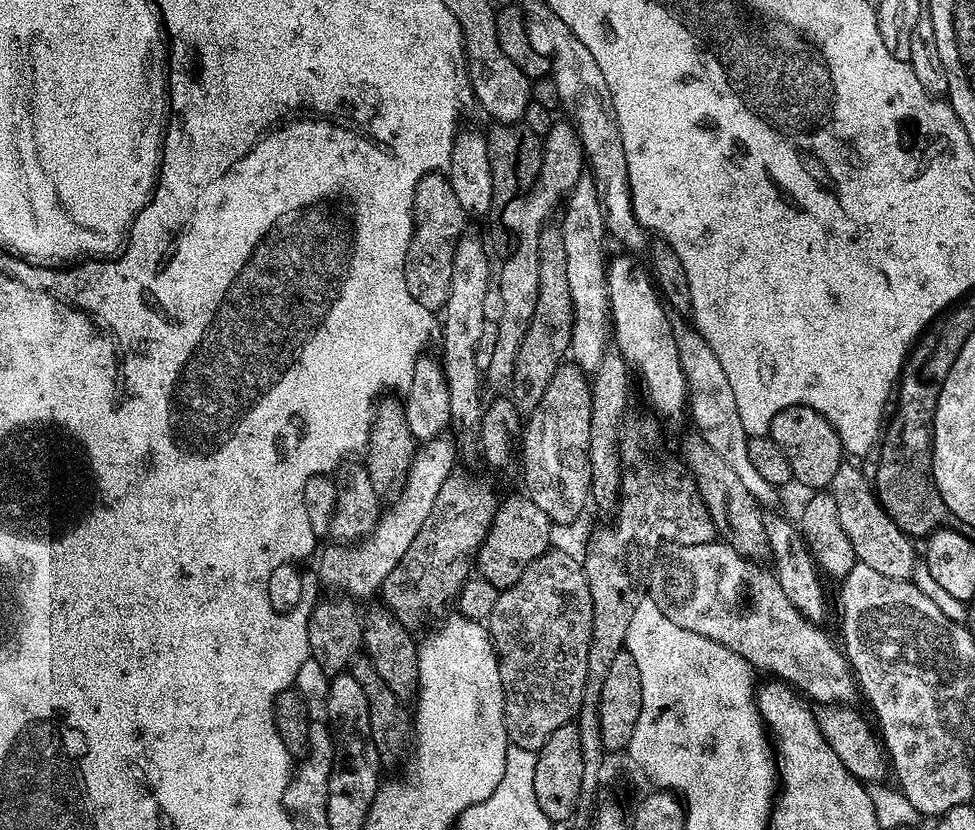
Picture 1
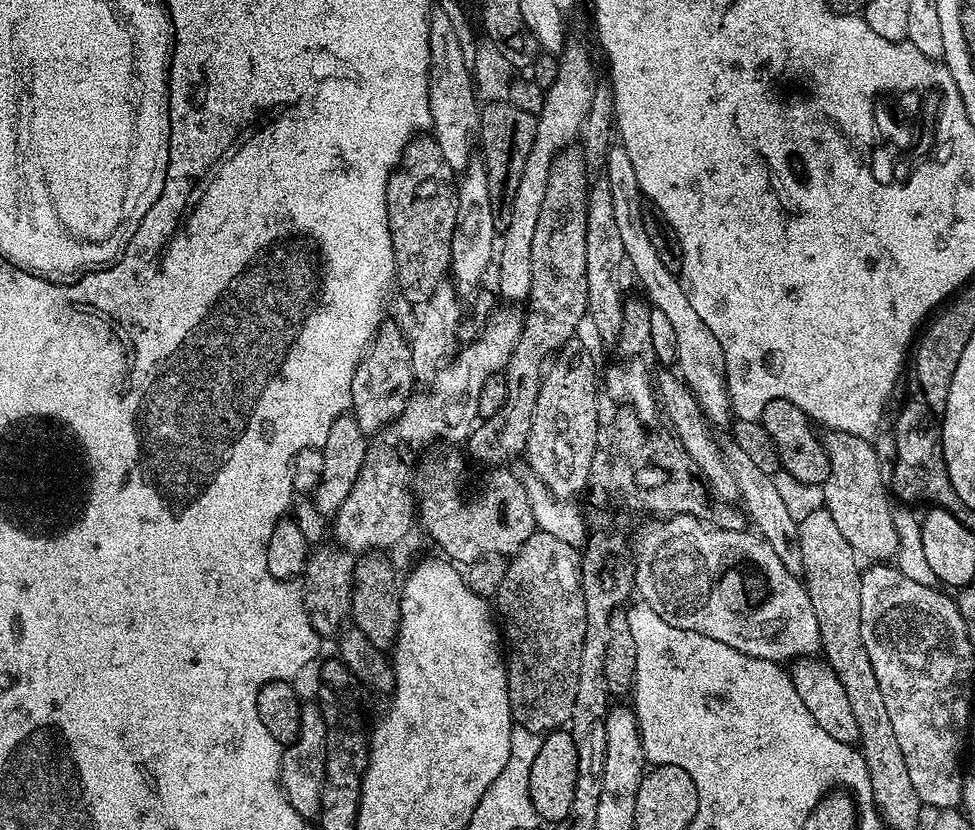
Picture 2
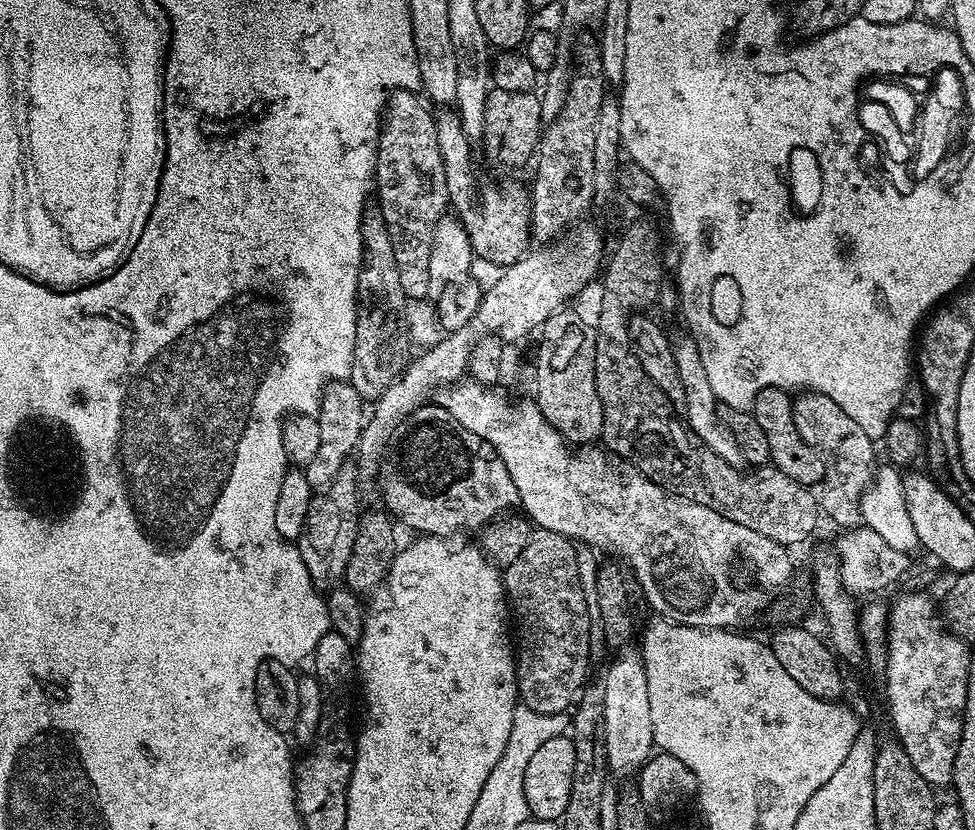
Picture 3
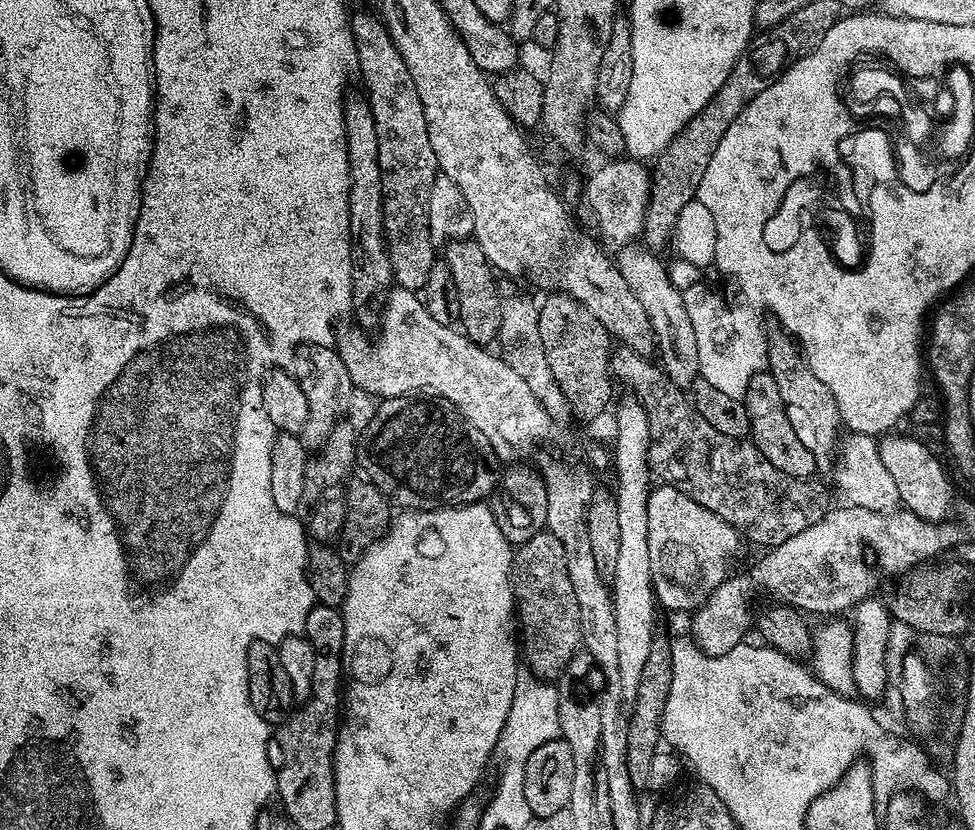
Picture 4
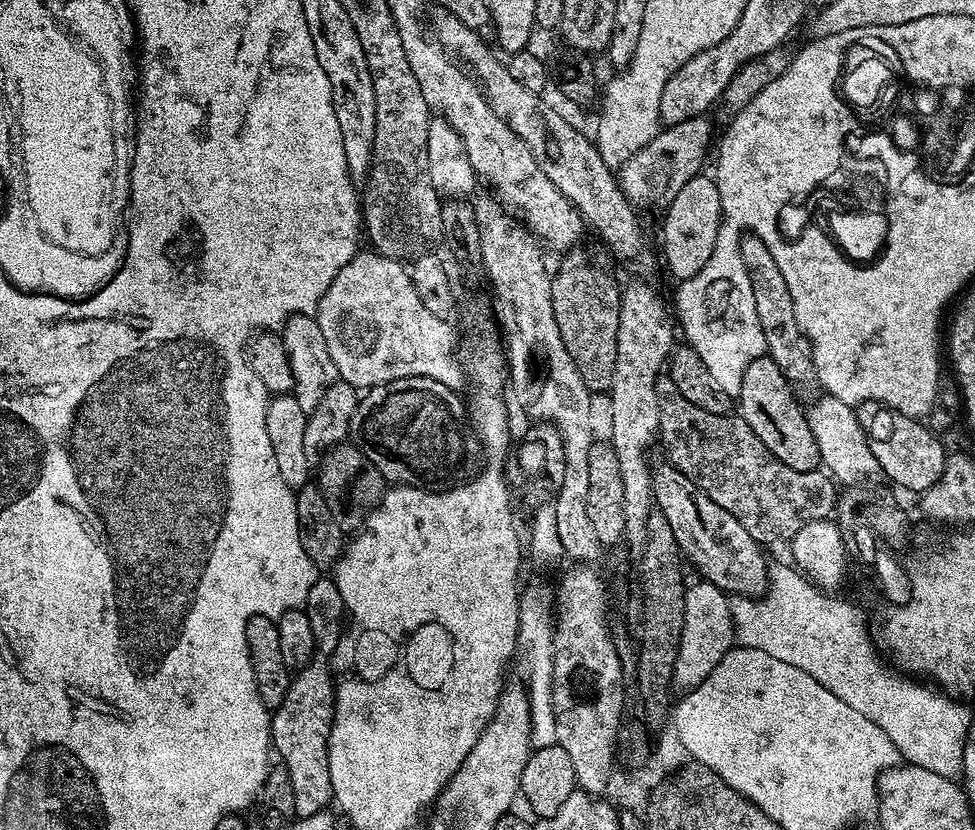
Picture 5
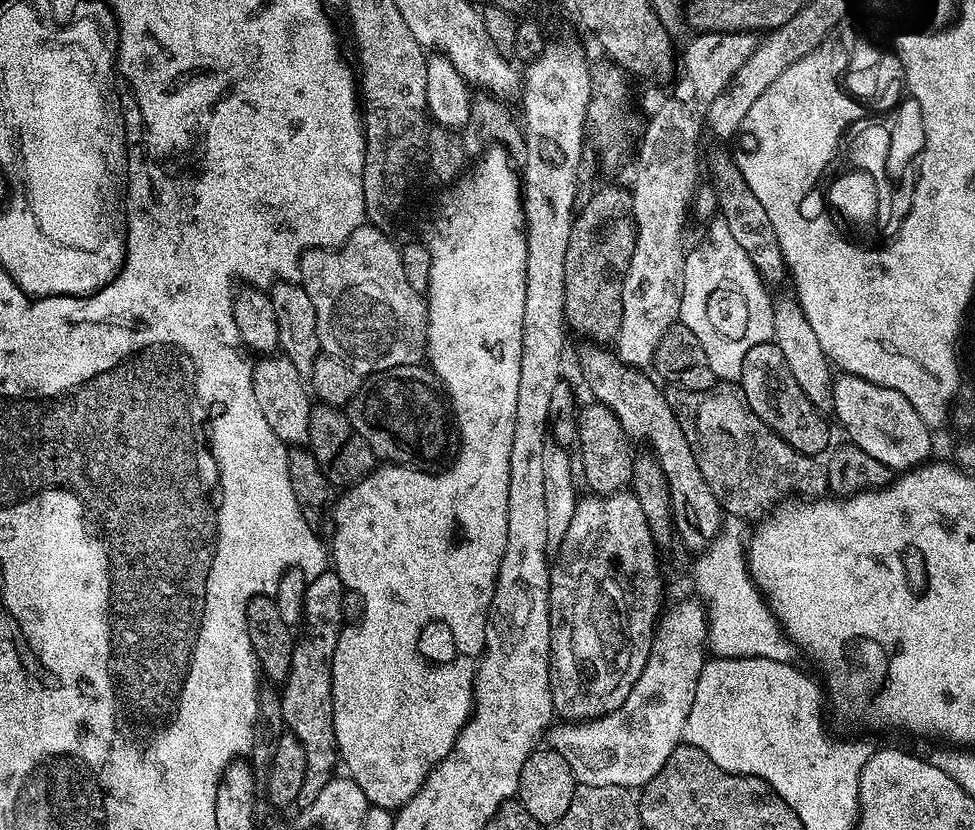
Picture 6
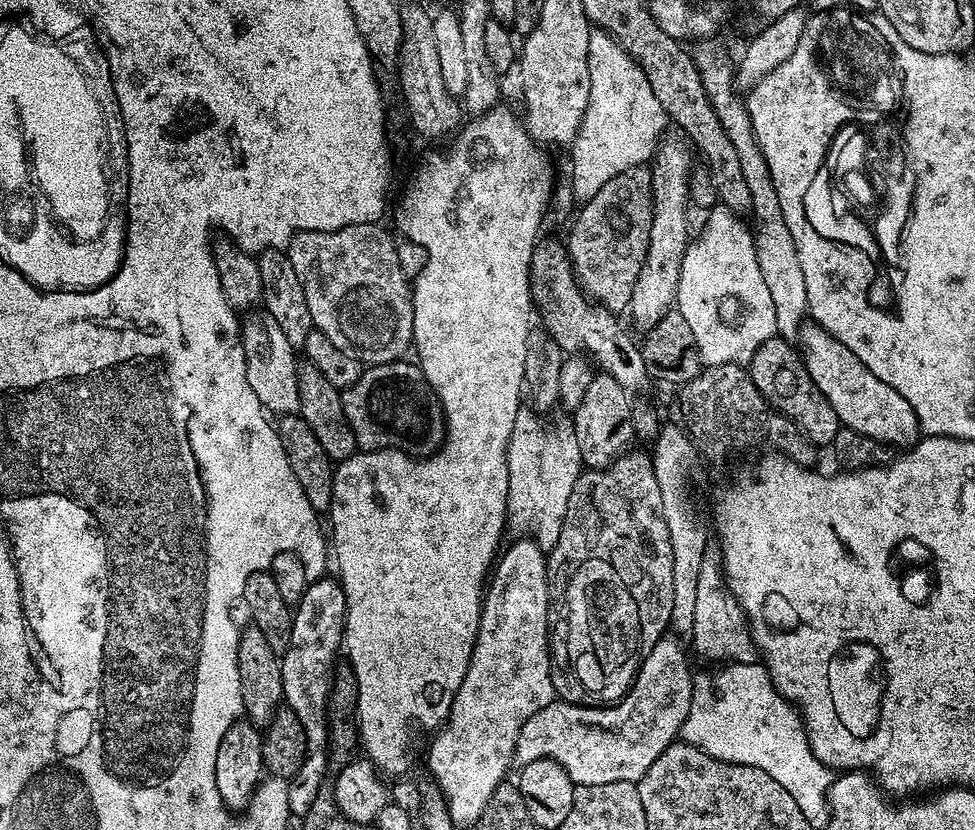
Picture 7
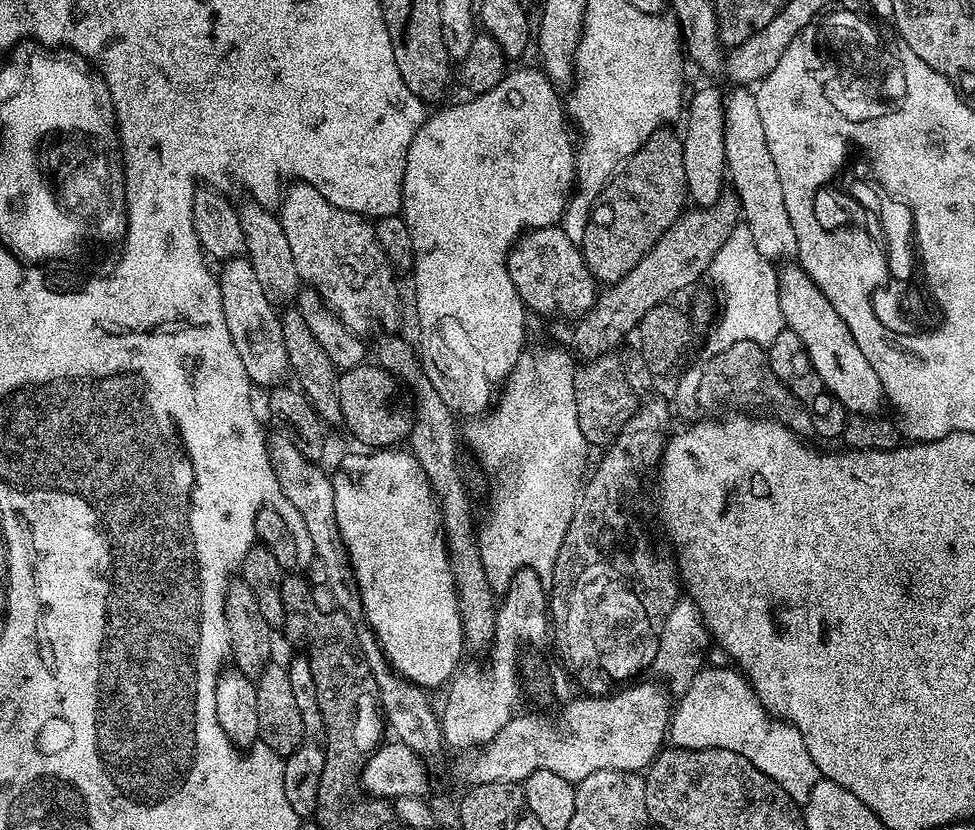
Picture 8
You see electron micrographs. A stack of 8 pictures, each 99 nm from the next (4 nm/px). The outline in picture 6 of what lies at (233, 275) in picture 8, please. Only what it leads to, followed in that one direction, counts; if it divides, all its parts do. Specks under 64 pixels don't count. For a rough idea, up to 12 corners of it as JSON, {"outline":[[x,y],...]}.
{"outline":[[283,354],[257,359],[254,398],[286,446],[308,439],[314,400]]}

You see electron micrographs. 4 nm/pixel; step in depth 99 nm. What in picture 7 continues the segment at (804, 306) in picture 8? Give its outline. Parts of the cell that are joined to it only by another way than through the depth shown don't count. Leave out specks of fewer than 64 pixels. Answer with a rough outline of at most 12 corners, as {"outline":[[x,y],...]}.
{"outline":[[821,324],[798,344],[843,427],[896,450],[921,439],[898,390]]}

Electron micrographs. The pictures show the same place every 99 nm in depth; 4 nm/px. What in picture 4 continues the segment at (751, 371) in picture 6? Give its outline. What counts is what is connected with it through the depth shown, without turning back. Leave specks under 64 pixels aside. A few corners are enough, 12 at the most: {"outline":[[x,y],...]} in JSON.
{"outline":[[771,372],[742,389],[751,443],[782,474],[817,475]]}

